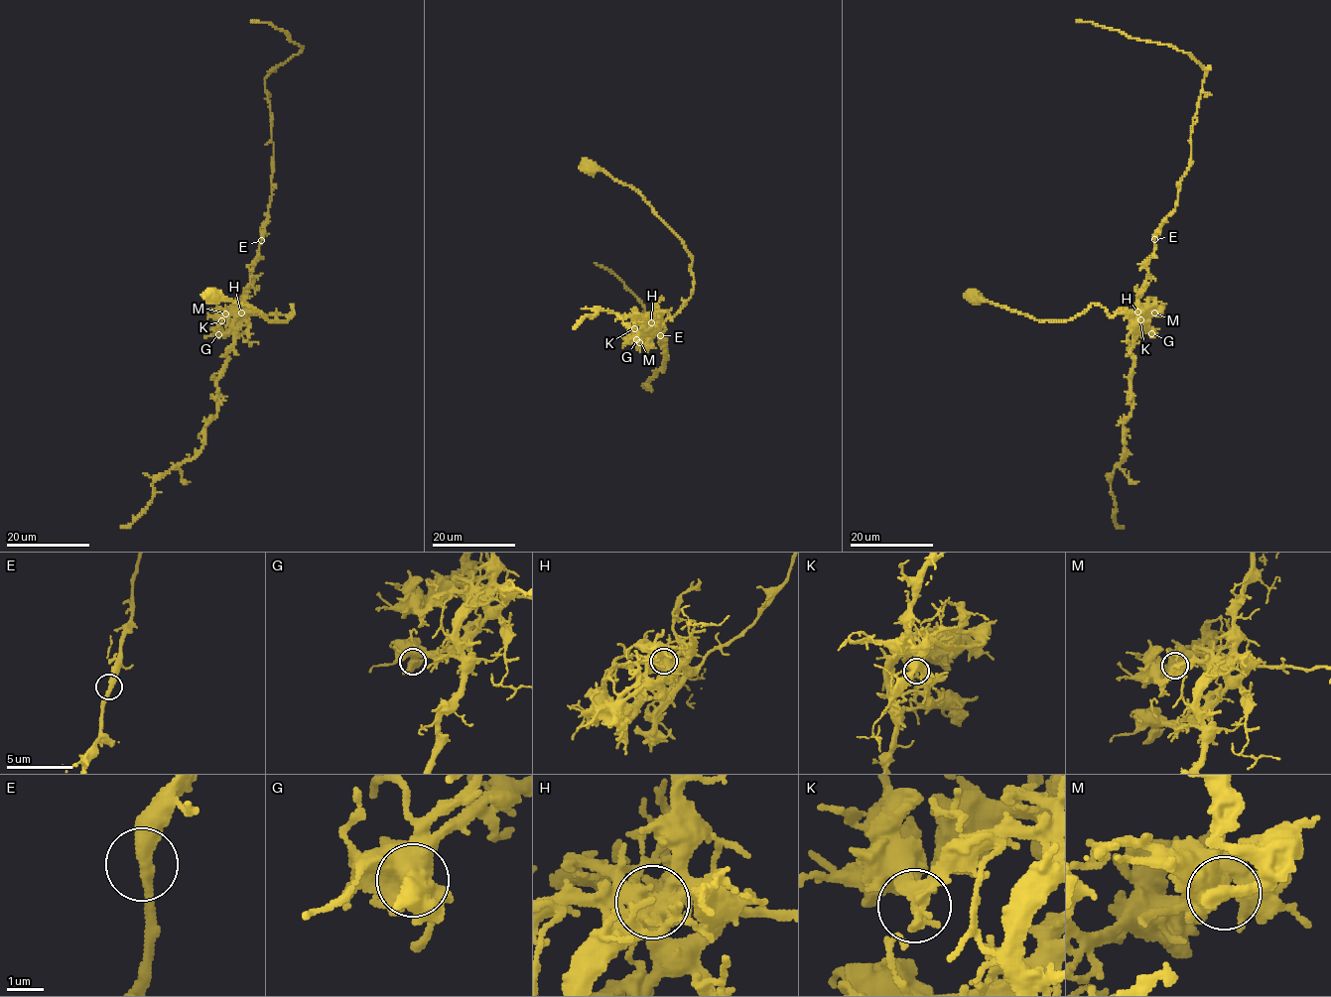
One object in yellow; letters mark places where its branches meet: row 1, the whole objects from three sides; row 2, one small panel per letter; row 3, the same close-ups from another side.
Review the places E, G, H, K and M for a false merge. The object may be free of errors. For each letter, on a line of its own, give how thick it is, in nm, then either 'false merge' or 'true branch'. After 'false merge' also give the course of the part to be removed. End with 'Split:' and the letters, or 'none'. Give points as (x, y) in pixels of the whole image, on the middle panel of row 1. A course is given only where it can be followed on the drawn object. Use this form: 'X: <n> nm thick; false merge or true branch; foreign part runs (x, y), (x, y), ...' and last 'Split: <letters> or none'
E: 360 nm thick; true branch
G: 650 nm thick; true branch
H: 550 nm thick; false merge; foreign part runs (652, 322), (666, 359), (664, 370), (654, 371), (645, 386), (665, 360), (666, 343), (636, 297), (594, 263)
K: 280 nm thick; true branch
M: 480 nm thick; true branch
Split: H

